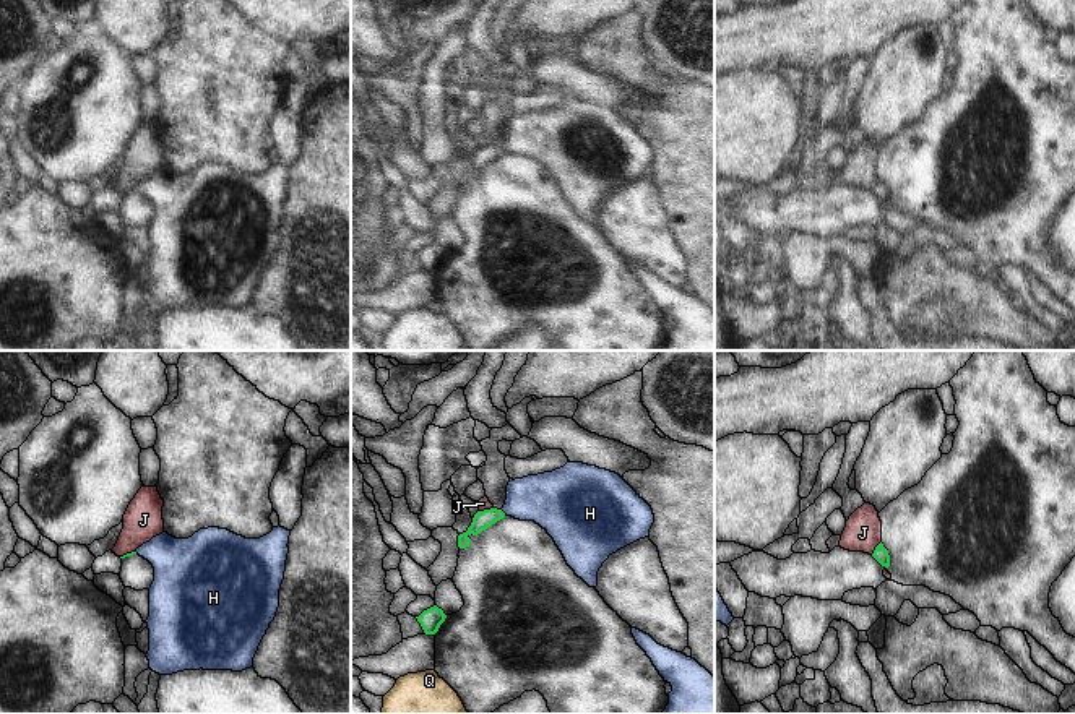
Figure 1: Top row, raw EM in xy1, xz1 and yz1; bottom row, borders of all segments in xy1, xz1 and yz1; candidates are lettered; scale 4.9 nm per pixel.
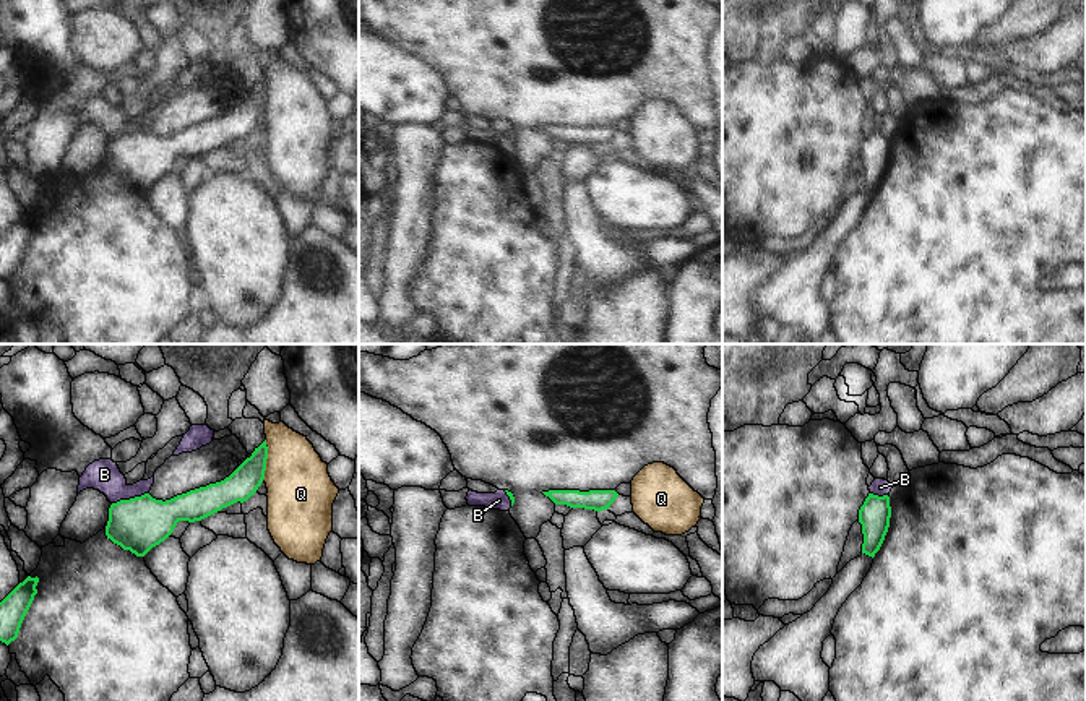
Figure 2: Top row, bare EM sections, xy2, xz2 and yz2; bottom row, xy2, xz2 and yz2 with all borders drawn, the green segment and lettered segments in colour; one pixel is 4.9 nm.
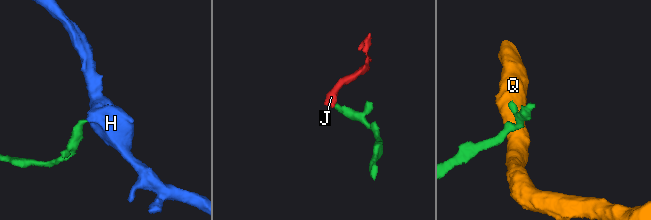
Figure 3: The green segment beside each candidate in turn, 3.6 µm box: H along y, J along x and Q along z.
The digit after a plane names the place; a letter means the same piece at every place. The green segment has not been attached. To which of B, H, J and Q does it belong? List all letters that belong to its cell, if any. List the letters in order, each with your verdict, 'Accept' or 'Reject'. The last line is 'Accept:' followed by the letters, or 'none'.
B: Reject
H: Accept
J: Reject
Q: Reject
Accept: H.

